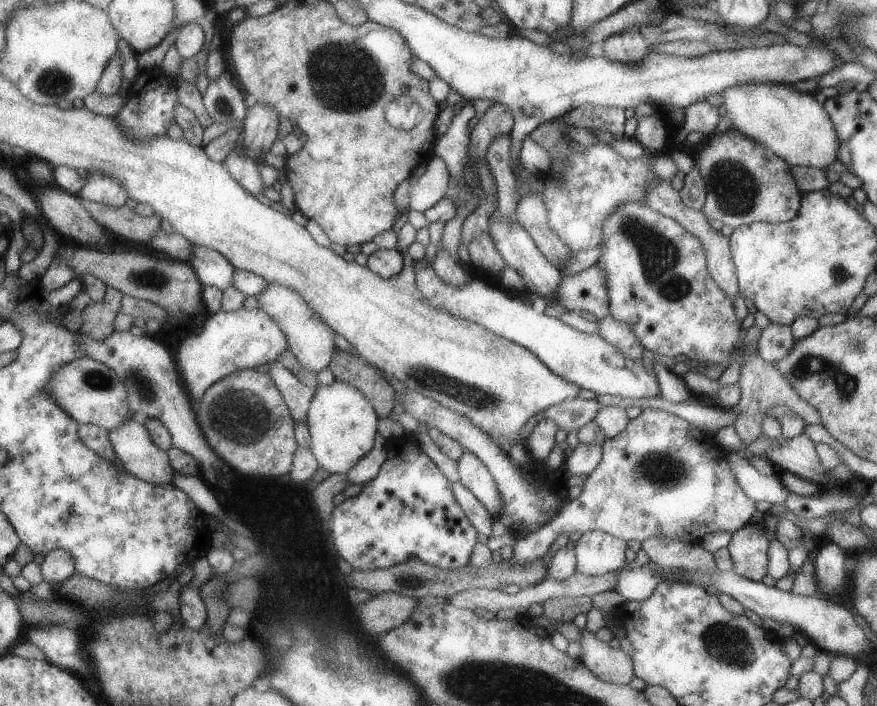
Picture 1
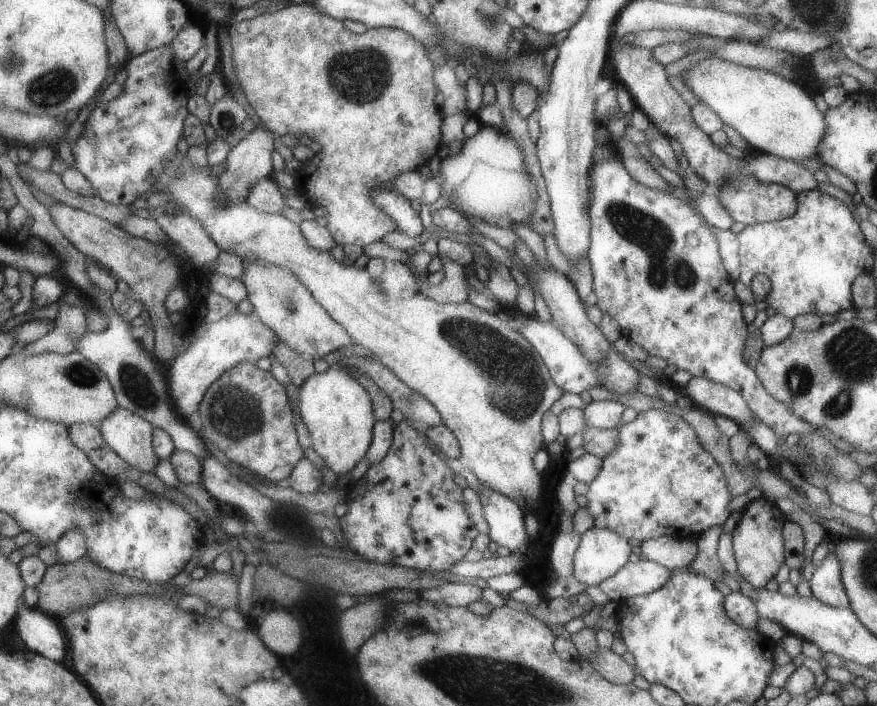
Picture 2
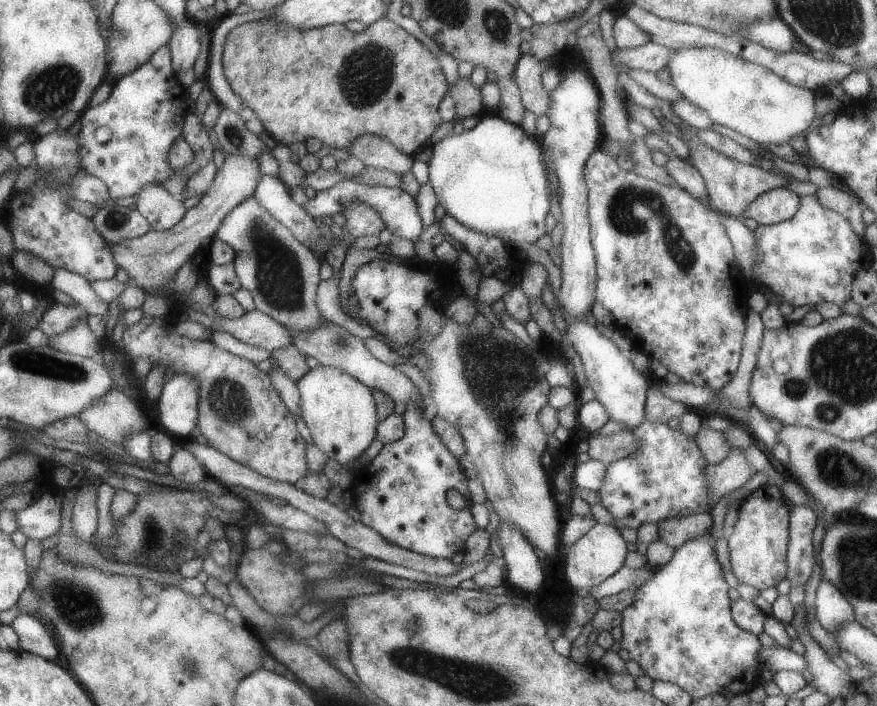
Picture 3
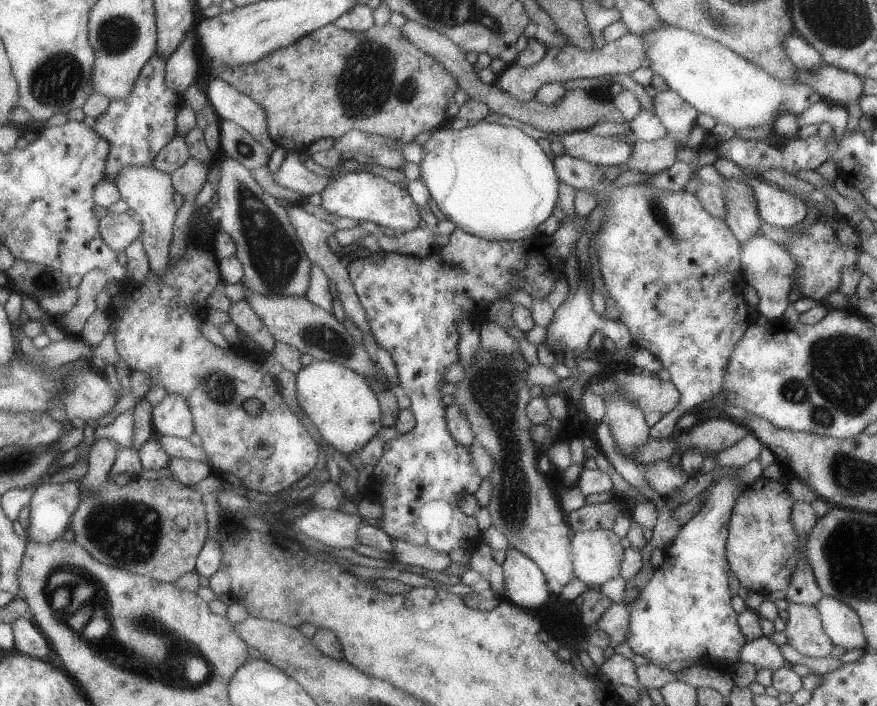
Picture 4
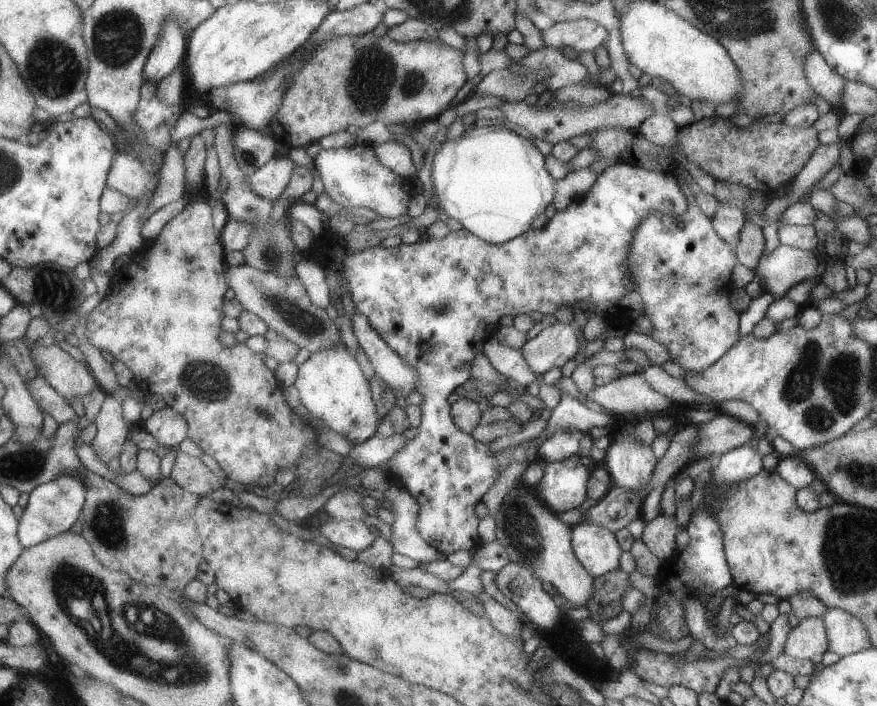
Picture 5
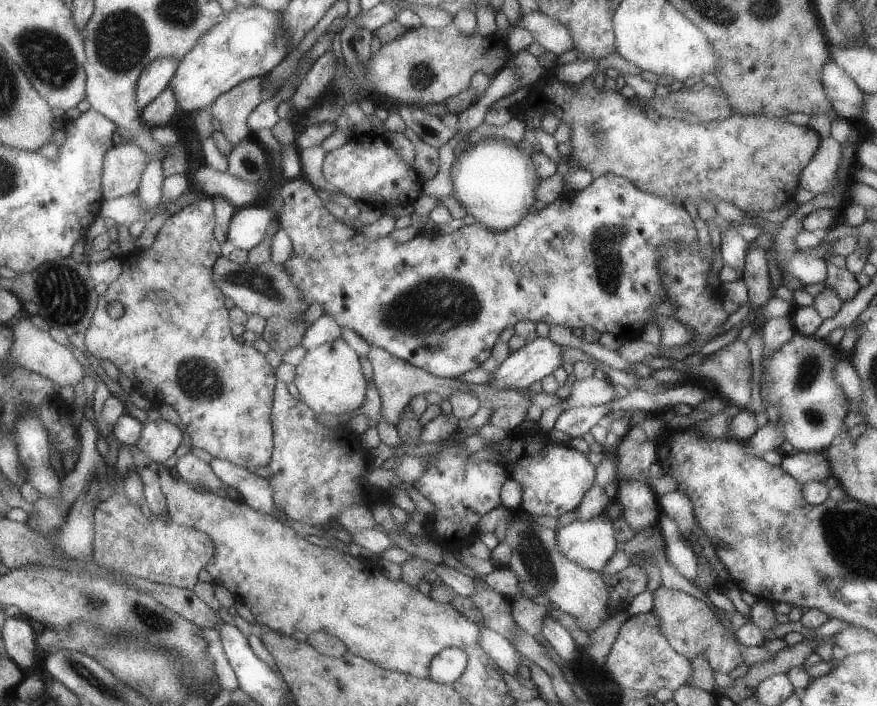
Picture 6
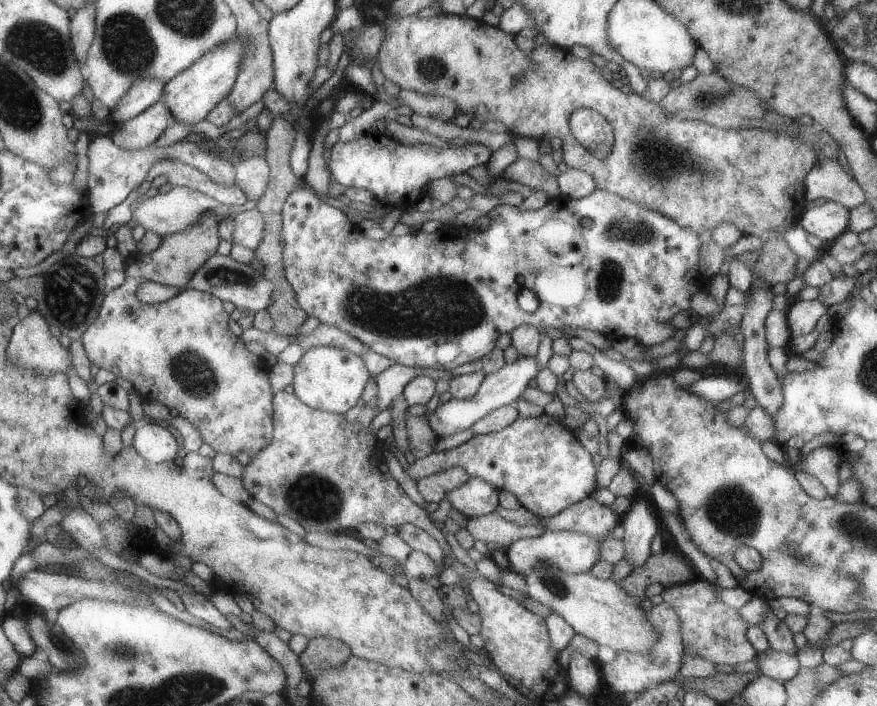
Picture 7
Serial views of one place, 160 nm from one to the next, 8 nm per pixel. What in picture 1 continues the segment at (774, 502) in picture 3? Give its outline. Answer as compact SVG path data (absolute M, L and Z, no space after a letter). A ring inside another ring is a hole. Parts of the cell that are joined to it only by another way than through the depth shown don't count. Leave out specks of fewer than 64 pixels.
M753 521L732 533L728 543L732 570L753 581L761 581L769 563L767 527Z

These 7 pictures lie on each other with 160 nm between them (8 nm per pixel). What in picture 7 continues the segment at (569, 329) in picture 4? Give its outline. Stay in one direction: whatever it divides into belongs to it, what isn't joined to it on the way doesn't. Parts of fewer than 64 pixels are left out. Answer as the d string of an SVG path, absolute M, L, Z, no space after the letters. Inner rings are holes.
M519 357L512 364L505 364L499 371L485 376L478 392L475 392L474 396L467 399L452 398L438 405L437 409L426 417L430 428L438 436L438 439L442 436L450 436L450 434L453 435L455 432L471 428L475 422L494 412L497 408L515 404L522 397L526 387L529 386L530 380L537 376L539 370L538 364L536 364L536 357Z

